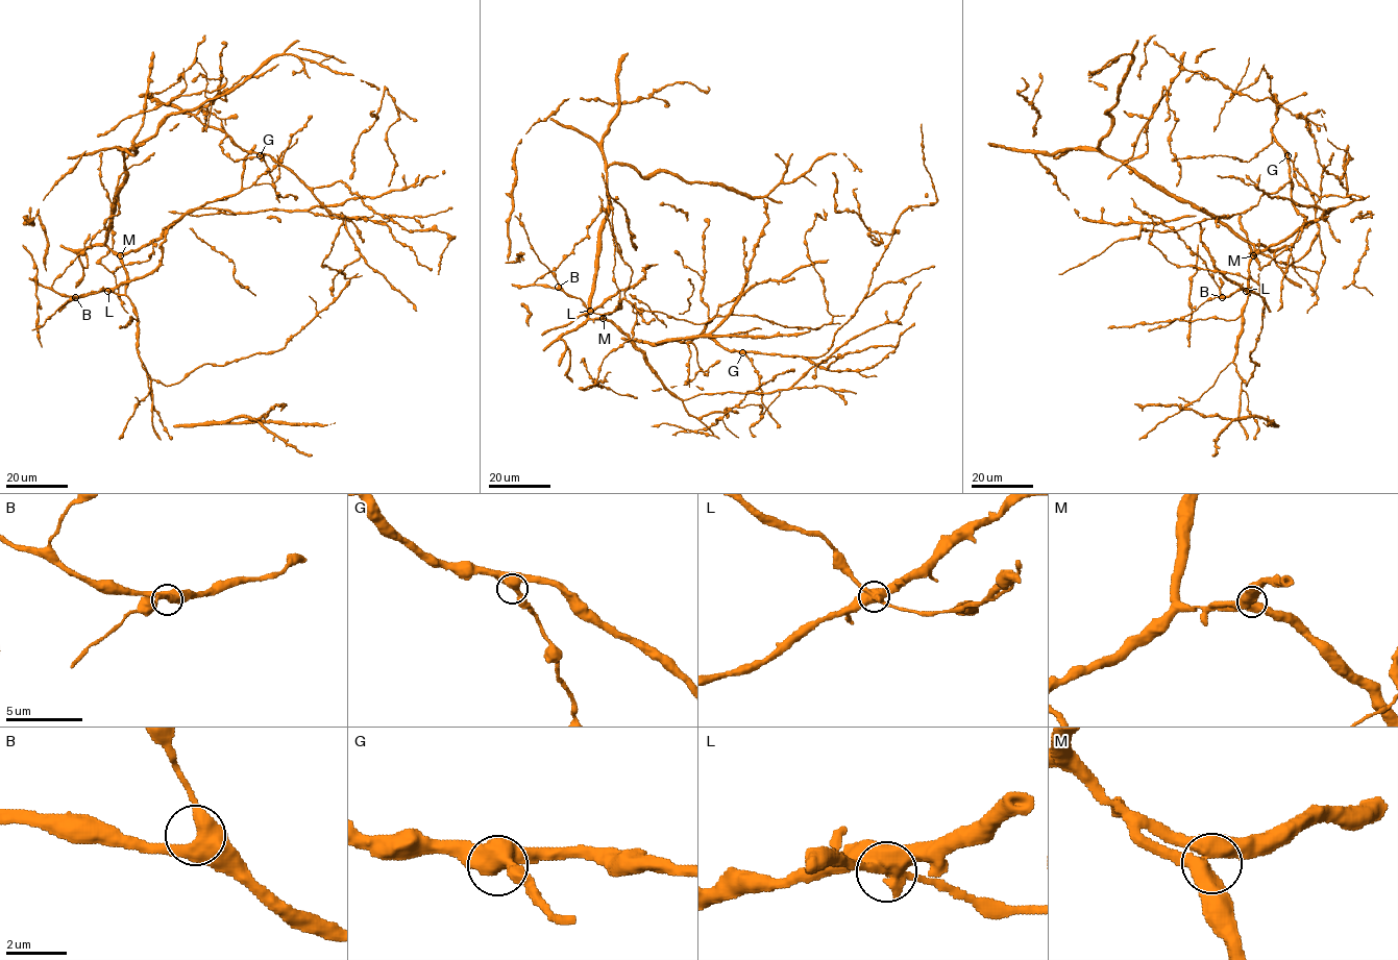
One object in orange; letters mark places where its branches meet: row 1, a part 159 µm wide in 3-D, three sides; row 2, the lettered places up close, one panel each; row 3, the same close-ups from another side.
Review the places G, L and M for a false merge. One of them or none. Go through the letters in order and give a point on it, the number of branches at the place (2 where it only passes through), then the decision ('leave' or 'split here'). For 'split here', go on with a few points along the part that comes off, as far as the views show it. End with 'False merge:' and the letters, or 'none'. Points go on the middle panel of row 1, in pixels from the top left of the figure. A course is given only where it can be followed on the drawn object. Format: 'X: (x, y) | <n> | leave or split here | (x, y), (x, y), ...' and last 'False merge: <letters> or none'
G: (742, 352) | 3 | leave
L: (590, 311) | 4 | leave
M: (603, 318) | 3 | leave
False merge: none

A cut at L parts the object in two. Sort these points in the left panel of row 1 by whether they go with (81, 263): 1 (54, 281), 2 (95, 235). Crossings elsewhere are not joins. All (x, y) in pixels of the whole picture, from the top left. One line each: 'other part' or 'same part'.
1: other part
2: other part

